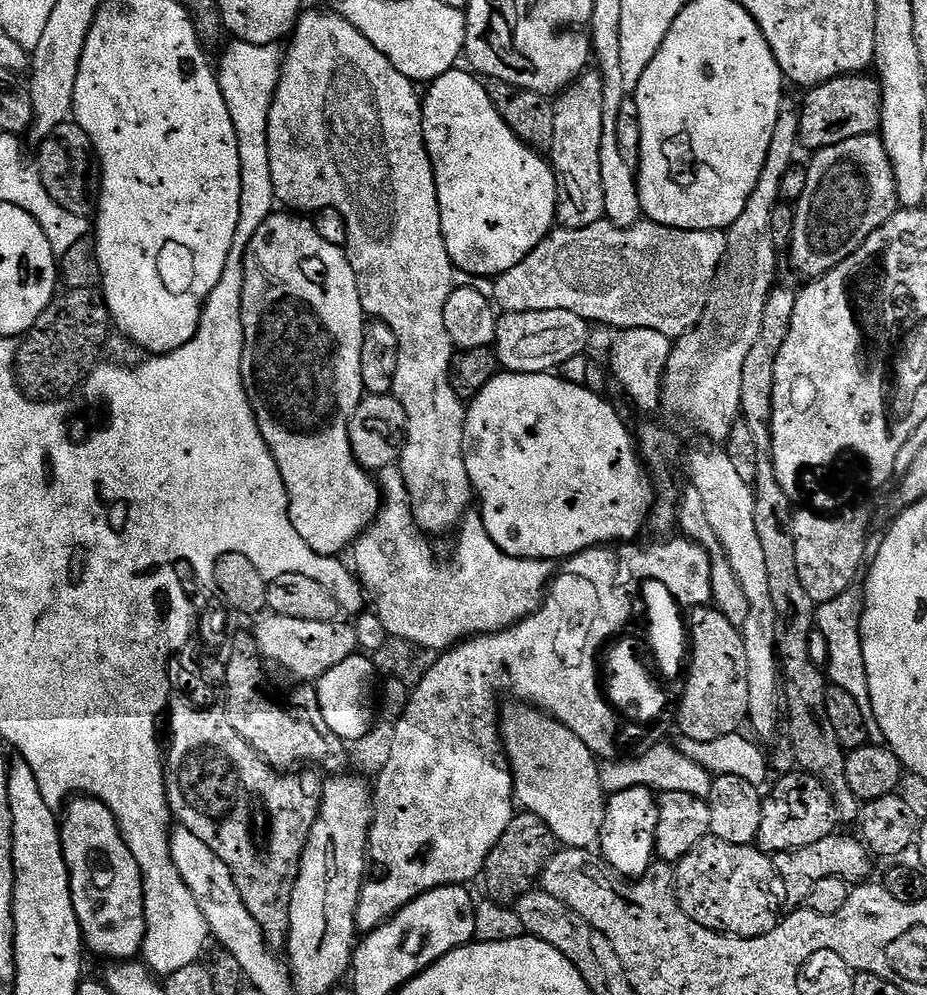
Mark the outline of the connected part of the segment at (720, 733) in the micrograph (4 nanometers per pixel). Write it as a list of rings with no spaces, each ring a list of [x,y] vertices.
[[[714,606],[691,609],[690,616],[690,663],[686,668],[688,681],[678,705],[678,732],[680,736],[690,738],[694,742],[714,742],[714,738],[737,735],[741,731],[740,723],[743,725],[748,718],[750,682],[746,678],[744,633]]]

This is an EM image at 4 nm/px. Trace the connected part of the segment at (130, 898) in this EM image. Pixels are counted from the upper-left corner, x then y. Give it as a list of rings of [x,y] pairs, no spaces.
[[[81,794],[68,801],[66,807],[63,809],[62,819],[59,823],[60,841],[62,841],[62,850],[64,851],[66,866],[68,867],[68,873],[70,874],[70,890],[72,891],[72,897],[74,898],[74,914],[78,914],[80,932],[84,935],[84,943],[87,951],[91,953],[91,955],[93,952],[96,956],[112,956],[108,958],[111,958],[116,962],[121,960],[136,960],[137,957],[139,957],[139,952],[142,951],[143,948],[145,951],[146,941],[150,936],[150,916],[146,911],[146,905],[144,903],[144,875],[138,866],[138,862],[134,858],[134,854],[130,850],[130,846],[126,846],[124,836],[120,832],[120,827],[114,818],[114,814],[102,803],[102,801],[96,800],[92,796]]]

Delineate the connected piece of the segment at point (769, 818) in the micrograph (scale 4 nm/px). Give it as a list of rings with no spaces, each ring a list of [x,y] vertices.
[[[797,770],[781,775],[777,780],[780,781],[776,785],[771,785],[772,793],[763,797],[762,826],[758,826],[756,835],[759,847],[763,851],[769,854],[794,851],[811,846],[837,831],[836,801],[817,776],[809,776]]]

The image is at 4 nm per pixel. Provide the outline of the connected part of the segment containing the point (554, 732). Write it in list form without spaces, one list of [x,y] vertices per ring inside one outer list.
[[[513,703],[513,708],[505,707],[500,721],[500,739],[504,742],[504,755],[512,768],[512,786],[514,800],[525,812],[533,812],[566,848],[595,849],[600,842],[600,831],[604,825],[604,809],[606,793],[600,781],[600,764],[591,750],[562,722],[552,715],[540,711],[539,708],[527,703]]]

